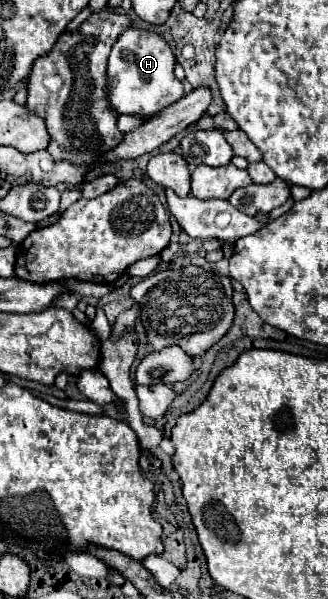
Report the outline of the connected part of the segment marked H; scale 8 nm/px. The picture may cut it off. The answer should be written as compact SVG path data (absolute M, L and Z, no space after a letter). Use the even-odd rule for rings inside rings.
M148 29L124 31L118 43L114 43L108 63L108 91L110 105L126 115L146 115L152 117L162 109L170 107L184 95L182 83L174 77L176 55L172 47Z

